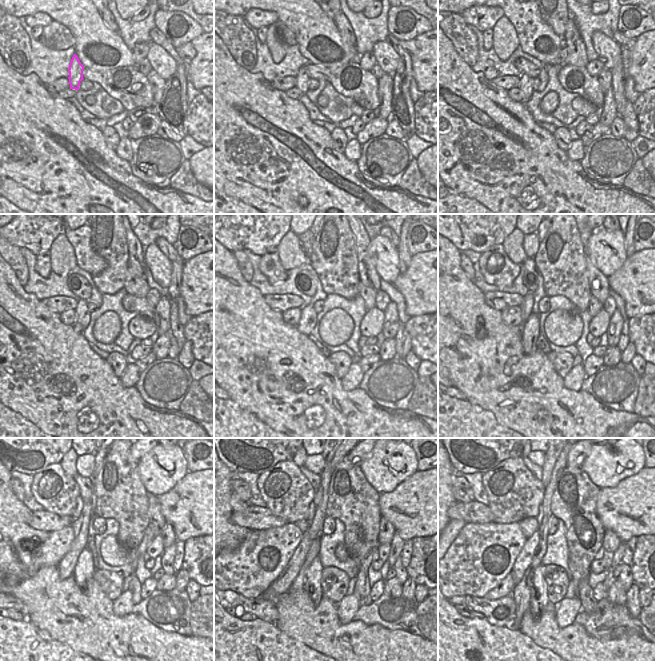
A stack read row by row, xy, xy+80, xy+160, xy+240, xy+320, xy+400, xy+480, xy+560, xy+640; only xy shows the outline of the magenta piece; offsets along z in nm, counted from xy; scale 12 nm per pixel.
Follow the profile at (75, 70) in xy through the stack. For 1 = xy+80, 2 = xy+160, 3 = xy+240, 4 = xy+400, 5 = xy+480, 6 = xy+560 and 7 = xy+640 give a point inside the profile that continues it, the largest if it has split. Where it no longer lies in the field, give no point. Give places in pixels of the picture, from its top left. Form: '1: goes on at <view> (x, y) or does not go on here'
1: goes on at xy+80 (302, 78)
2: goes on at xy+160 (526, 82)
3: goes on at xy+240 (83, 316)
4: goes on at xy+400 (530, 328)
5: goes on at xy+480 (83, 572)
6: goes on at xy+560 (312, 586)
7: goes on at xy+640 (539, 596)

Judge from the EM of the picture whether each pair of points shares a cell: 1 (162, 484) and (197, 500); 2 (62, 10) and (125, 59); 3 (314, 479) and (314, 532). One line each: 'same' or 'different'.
1: different
2: same
3: different

